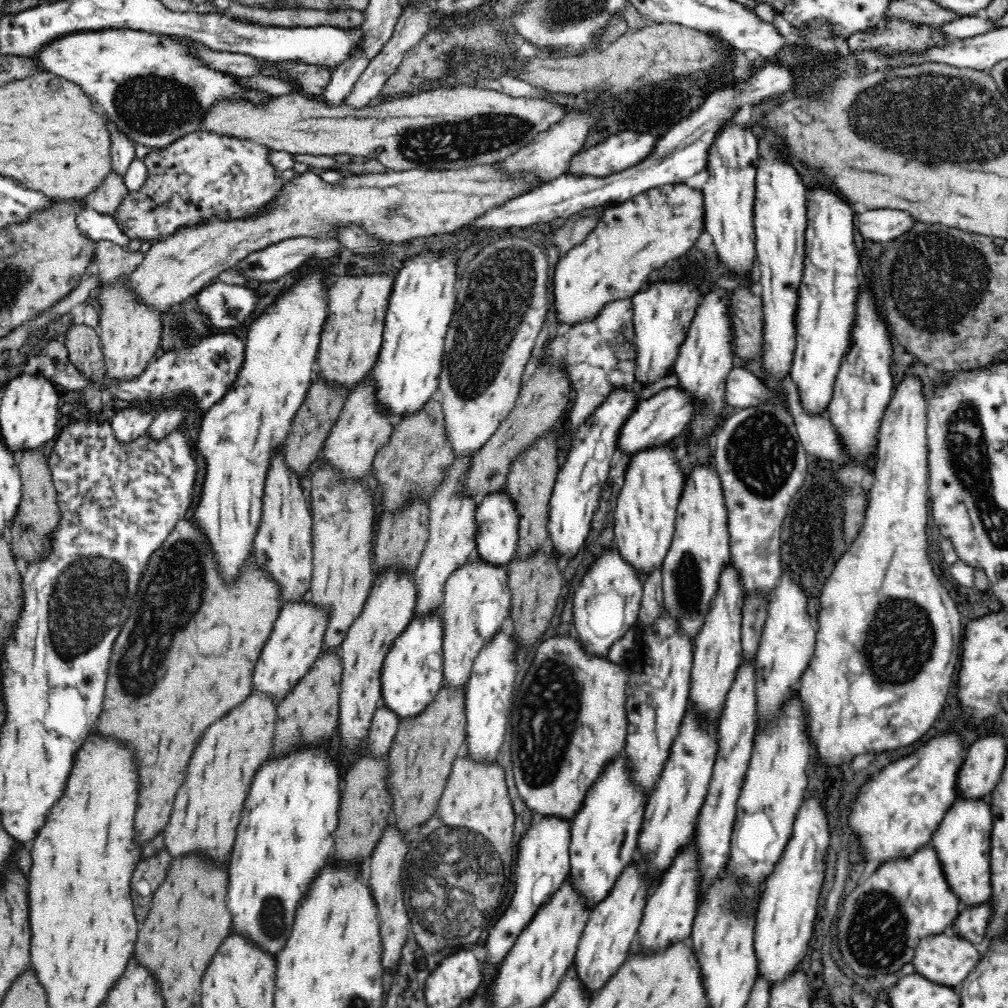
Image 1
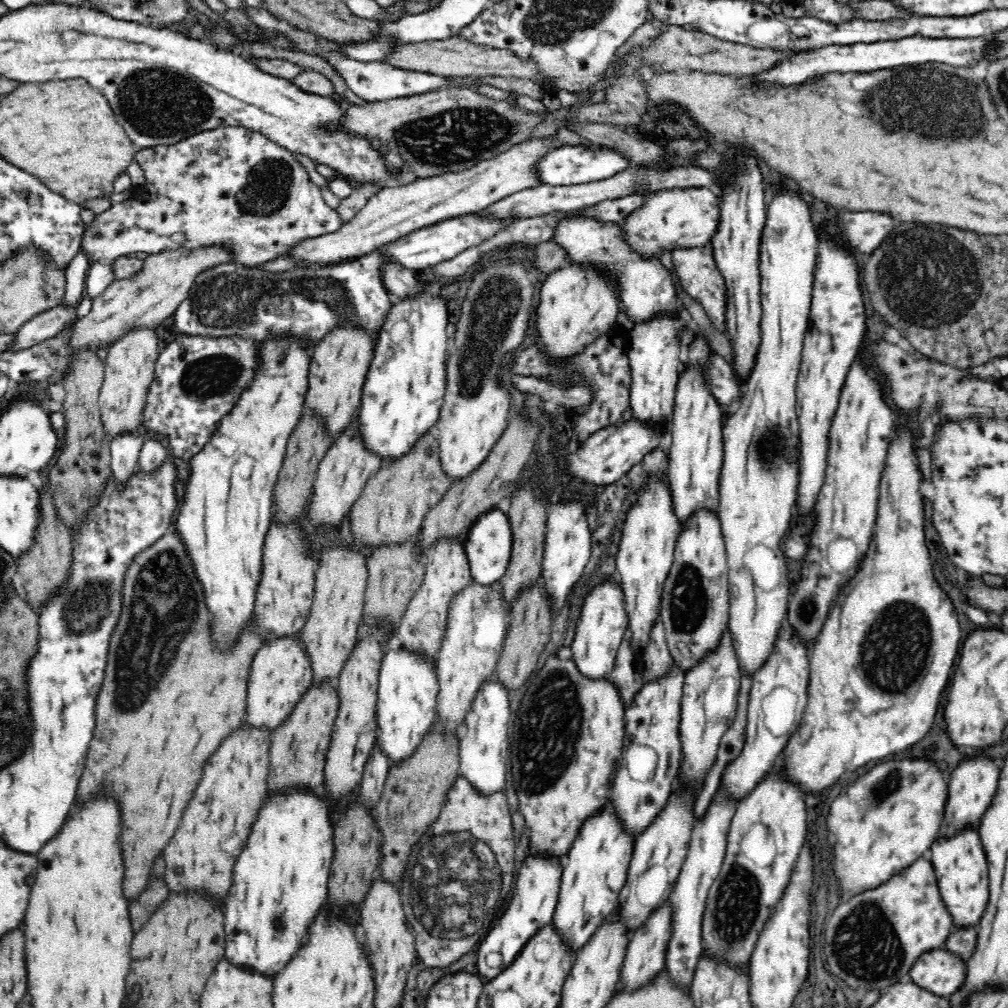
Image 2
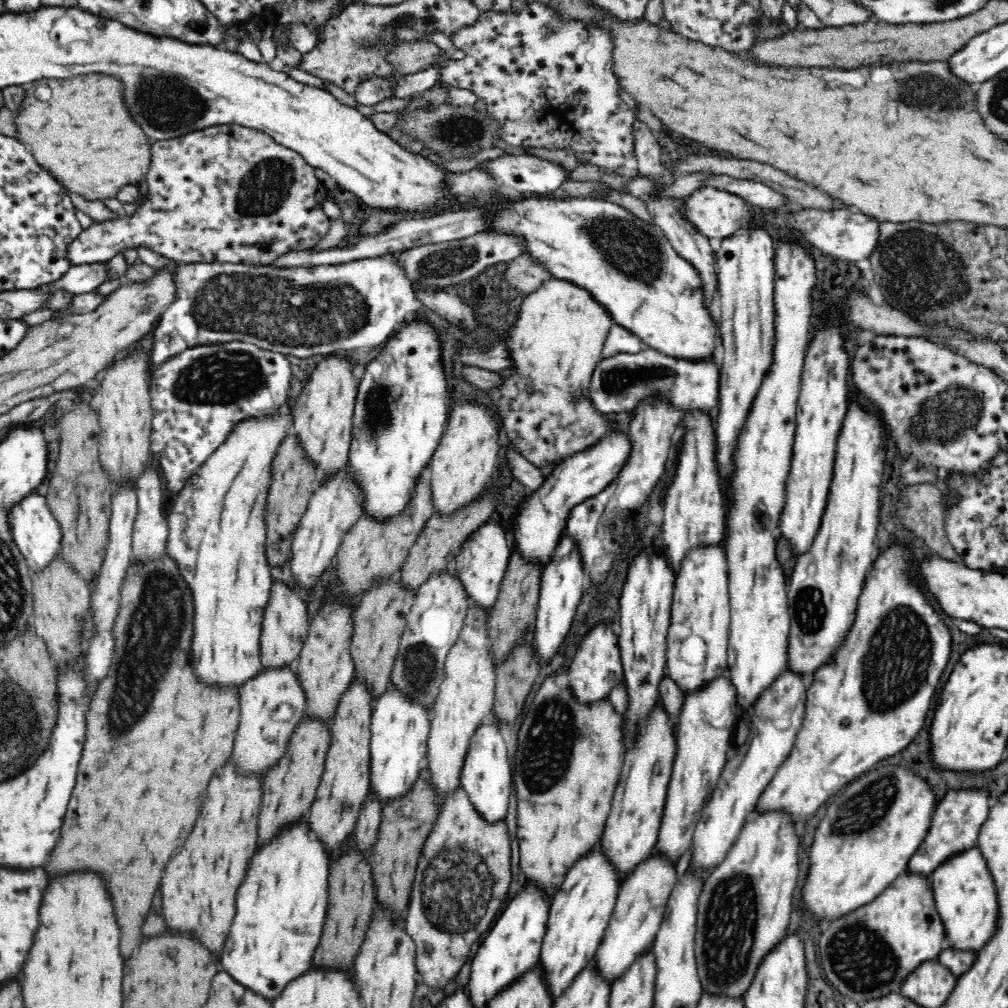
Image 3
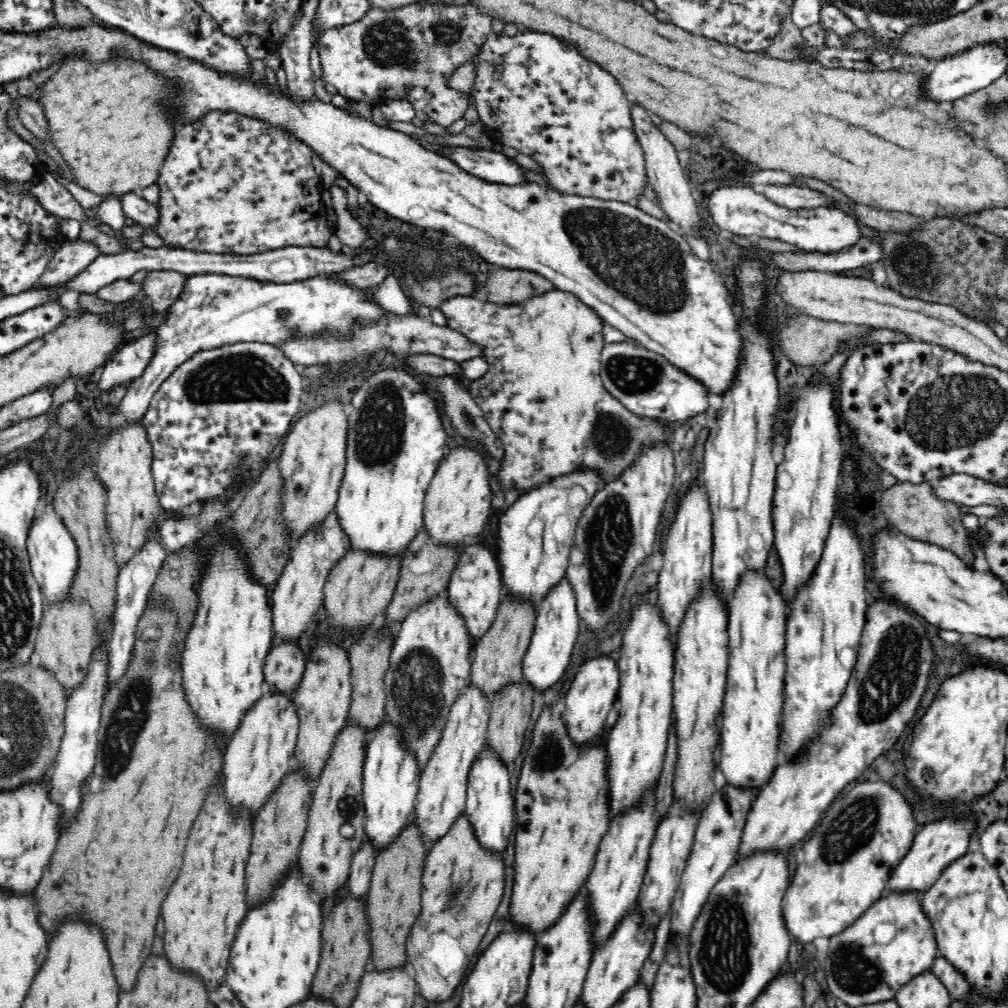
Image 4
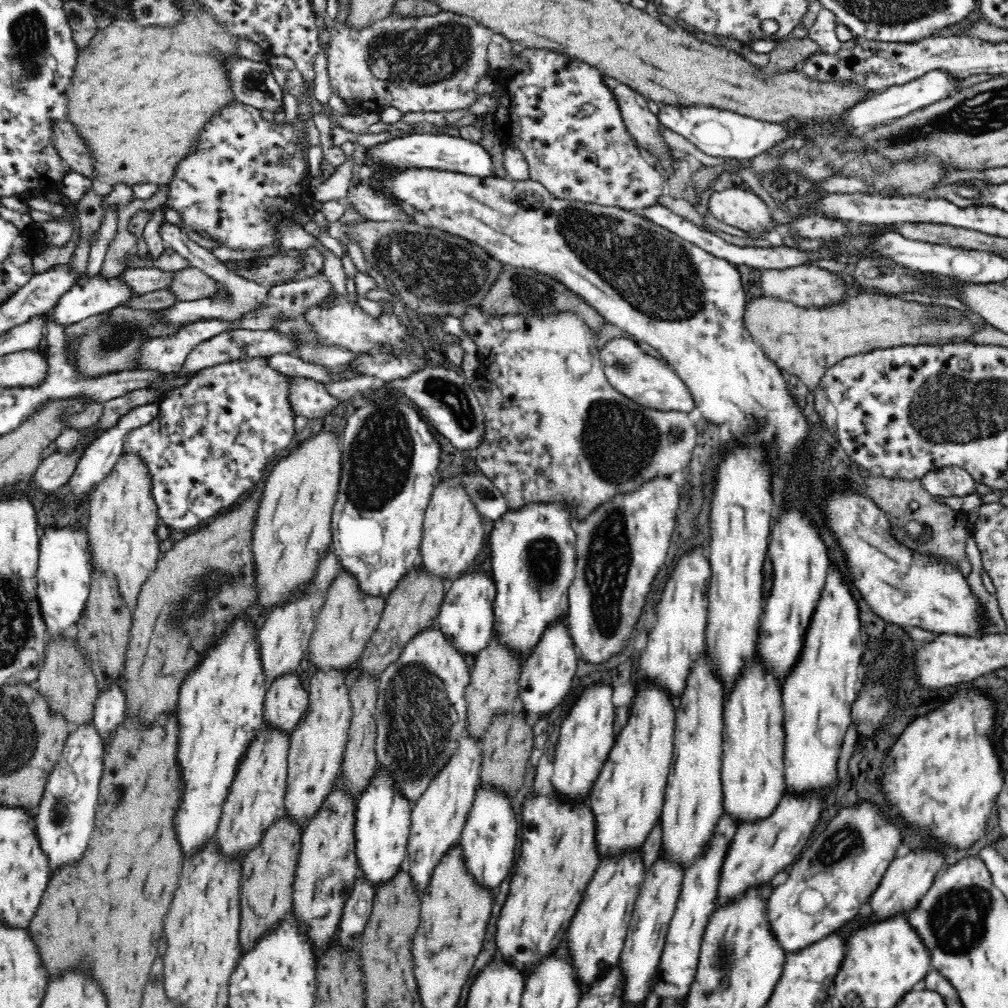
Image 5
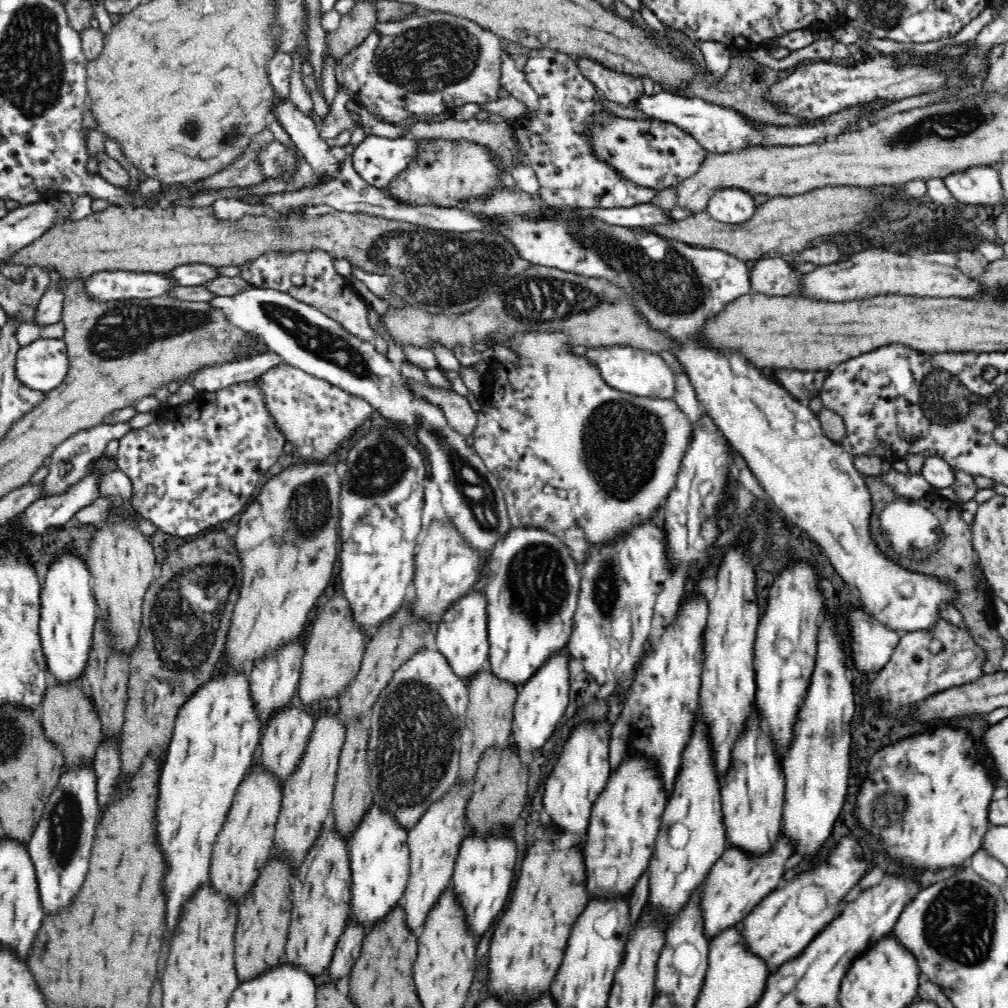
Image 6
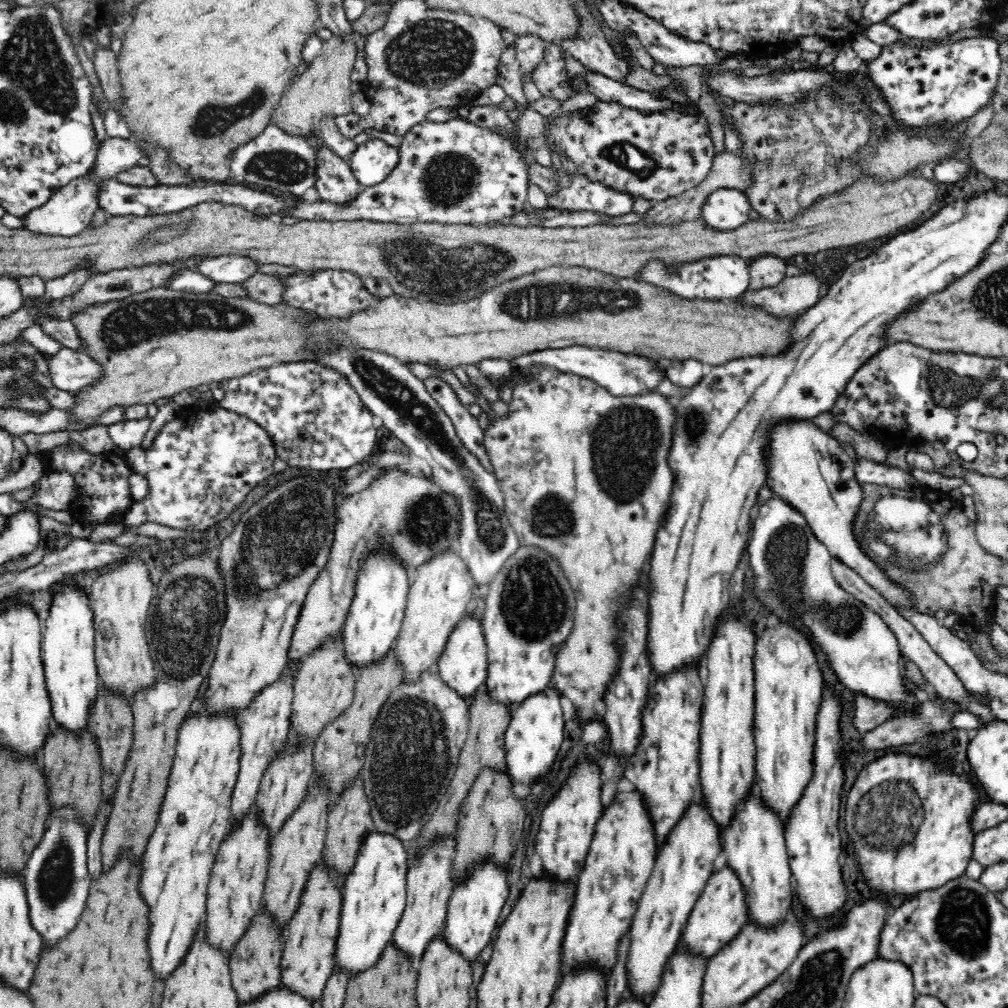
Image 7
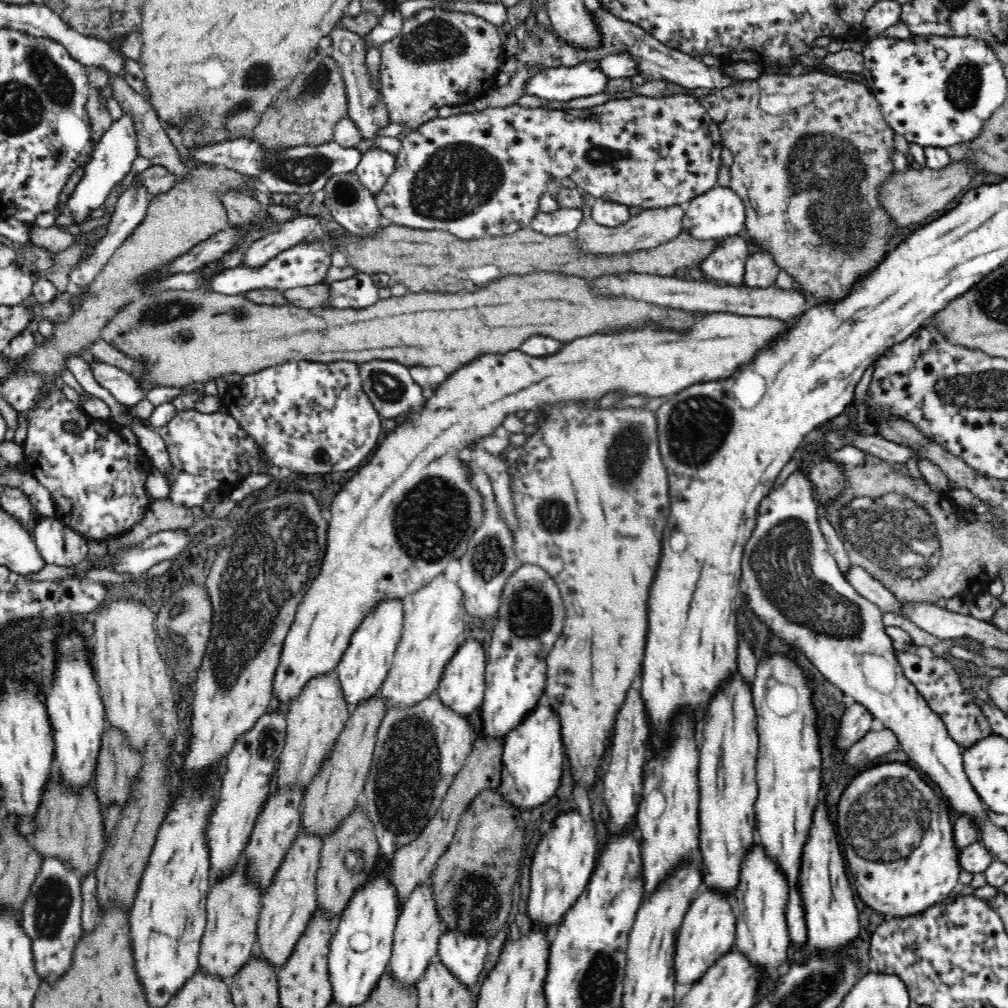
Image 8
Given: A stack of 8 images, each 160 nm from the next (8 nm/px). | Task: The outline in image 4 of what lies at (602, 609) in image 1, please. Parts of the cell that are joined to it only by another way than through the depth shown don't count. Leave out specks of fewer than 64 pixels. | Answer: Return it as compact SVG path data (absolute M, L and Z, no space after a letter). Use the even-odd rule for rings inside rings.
M598 654L586 659L573 676L570 687L565 694L566 706L562 715L565 718L569 735L576 744L590 744L606 739L609 730L604 726L606 716L618 699L620 677L617 661L610 654Z

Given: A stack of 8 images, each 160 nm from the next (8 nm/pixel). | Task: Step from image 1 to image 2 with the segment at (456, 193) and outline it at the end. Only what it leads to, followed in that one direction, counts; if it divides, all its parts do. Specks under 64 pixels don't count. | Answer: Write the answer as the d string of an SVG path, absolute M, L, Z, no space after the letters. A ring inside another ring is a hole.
M225 244L200 246L200 248L174 248L148 255L142 268L127 279L113 280L94 299L90 313L74 326L74 336L70 341L72 353L84 348L103 352L110 342L121 338L130 330L141 327L156 329L166 318L174 315L183 300L189 296L196 277L215 266L234 263L233 252Z

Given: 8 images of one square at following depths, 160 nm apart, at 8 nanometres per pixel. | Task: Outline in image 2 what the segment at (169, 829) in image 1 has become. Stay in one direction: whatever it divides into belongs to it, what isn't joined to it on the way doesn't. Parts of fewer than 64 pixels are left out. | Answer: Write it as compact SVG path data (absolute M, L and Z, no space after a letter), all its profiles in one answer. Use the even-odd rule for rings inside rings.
M244 721L244 726L241 723L208 758L202 770L204 778L198 782L198 790L194 790L194 798L188 802L176 834L164 848L164 880L169 890L205 890L217 900L225 900L234 862L245 846L250 826L269 792L271 740L272 730Z

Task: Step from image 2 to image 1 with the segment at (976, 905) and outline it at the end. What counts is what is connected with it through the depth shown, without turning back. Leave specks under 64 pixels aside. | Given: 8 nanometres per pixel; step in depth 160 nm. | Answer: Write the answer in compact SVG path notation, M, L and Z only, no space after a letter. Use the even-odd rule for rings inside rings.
M956 796L955 802L930 840L932 844L936 844L934 848L938 852L950 888L966 907L972 908L992 900L990 850L993 820L992 806L988 799Z

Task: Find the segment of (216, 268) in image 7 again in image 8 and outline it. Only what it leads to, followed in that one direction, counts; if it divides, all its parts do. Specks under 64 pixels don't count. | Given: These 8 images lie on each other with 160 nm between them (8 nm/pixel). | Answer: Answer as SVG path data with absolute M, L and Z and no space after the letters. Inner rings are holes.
M300 215L283 222L280 229L252 243L246 249L238 267L257 269L264 266L272 257L300 243L308 232L317 230L319 230L319 223L315 215Z

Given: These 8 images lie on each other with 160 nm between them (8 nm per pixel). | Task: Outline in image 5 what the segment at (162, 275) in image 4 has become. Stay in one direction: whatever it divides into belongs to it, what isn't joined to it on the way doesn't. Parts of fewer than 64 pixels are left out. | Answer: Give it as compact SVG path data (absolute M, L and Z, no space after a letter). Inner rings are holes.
M189 266L174 271L170 284L164 286L164 289L174 294L177 301L186 302L212 297L219 283L202 269Z

